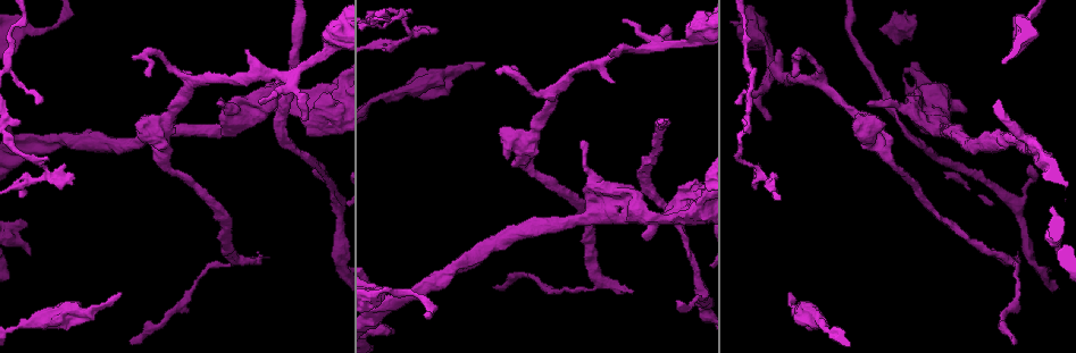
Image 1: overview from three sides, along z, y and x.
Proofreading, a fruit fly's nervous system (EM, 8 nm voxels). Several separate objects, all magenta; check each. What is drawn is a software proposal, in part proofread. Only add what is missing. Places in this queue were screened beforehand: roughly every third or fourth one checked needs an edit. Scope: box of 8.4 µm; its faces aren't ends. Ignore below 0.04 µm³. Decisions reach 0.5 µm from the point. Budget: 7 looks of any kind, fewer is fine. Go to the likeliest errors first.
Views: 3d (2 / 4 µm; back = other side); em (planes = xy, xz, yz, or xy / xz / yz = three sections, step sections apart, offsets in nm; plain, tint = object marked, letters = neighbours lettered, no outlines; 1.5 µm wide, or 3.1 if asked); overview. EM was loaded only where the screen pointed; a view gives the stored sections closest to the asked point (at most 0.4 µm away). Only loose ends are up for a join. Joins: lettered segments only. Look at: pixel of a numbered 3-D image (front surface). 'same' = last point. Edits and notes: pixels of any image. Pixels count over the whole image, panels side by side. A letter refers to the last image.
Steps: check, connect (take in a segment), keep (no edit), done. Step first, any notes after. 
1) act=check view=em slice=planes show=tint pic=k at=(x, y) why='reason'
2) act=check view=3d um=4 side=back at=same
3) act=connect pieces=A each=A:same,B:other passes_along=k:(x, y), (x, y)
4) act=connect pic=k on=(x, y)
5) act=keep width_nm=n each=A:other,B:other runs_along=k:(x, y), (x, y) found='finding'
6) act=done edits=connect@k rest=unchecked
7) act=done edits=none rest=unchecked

act=check view=em slice=planes show=letters pic=1 at=(216, 103) why='tapers out'

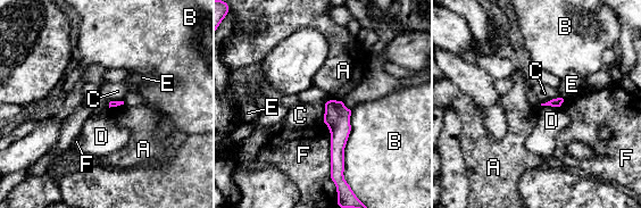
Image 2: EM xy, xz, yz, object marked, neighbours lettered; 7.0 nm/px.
act=keep each=A:other,B:other,C:other,D:other,E:other,F:other runs_along=2:(332, 102), (336, 114), (335, 171) found='no lettered segment goes on from it'

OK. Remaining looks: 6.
act=check view=3d um=2 pic=1 at=(515, 68) why='an open end'

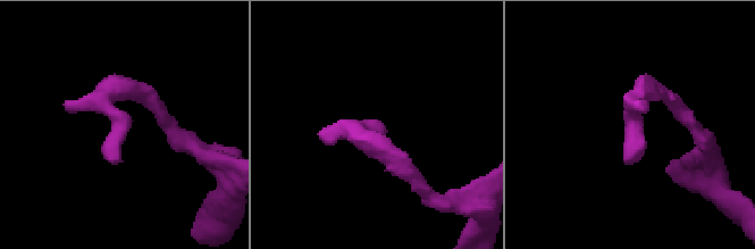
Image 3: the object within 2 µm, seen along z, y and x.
act=check view=em slice=xy step=4 show=letters pic=3 at=(376, 128)

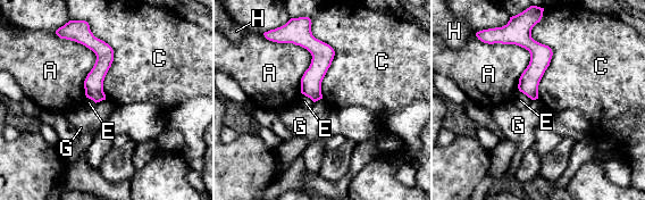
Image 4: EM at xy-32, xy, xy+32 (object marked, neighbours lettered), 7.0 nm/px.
act=keep each=A:other,C:other,E:other,G:other,H:other border=4:(475, 34), (528, 51), (519, 90) found='none of them fits'

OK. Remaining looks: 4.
act=check view=3d um=2 pic=1 at=(611, 51) why='branch stops here'

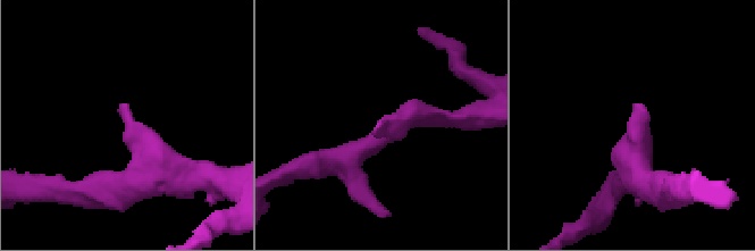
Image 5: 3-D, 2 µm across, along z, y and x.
act=check view=em slice=xz step=8 show=letters pic=5 at=(376, 134) why='need the tissue'

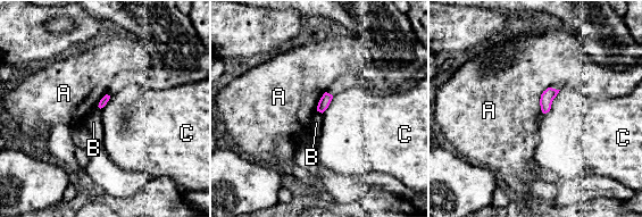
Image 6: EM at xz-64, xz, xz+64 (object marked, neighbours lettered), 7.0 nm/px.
act=keep each=A:other,B:other,C:other found='none of them fits'

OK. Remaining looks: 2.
act=done edits=none rest=unchecked

